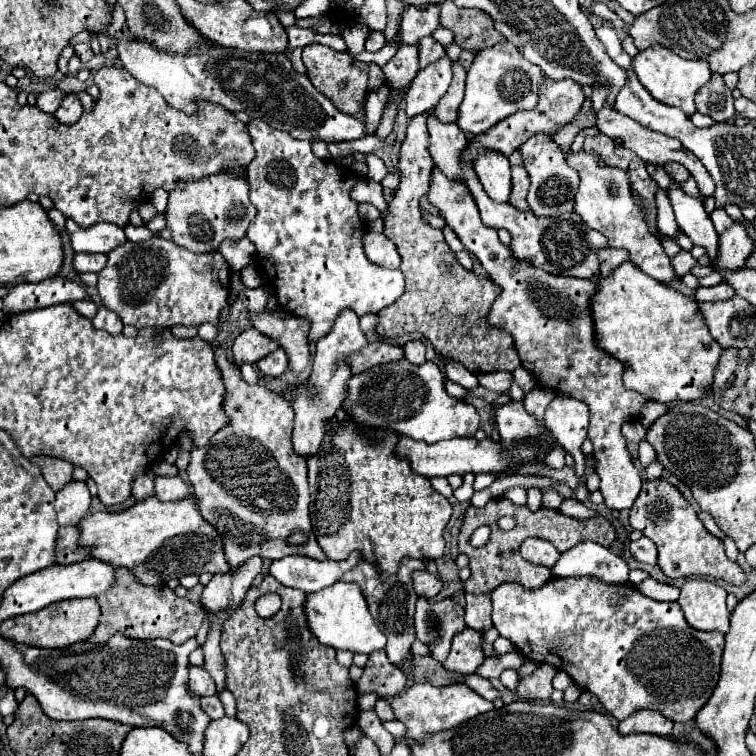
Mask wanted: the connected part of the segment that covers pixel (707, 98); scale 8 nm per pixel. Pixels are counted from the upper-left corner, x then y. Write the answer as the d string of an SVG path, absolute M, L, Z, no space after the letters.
M718 73L696 93L696 109L714 121L730 121L734 117L734 97Z

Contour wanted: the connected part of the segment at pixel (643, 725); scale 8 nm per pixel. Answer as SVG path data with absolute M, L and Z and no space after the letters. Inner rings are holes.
M636 711L628 719L624 719L618 725L618 731L622 735L632 735L632 733L652 733L660 737L668 737L672 733L672 721L660 715L660 711Z

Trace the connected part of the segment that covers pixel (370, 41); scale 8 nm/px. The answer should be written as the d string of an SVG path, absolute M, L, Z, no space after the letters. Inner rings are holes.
M370 31L365 42L365 50L369 52L376 52L380 50L386 40L381 31Z

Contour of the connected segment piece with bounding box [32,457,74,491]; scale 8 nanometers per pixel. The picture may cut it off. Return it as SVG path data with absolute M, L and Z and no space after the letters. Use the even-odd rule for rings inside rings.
M34 457L32 461L40 467L40 471L42 471L46 483L48 483L54 491L60 491L66 483L70 483L70 479L72 479L72 469L74 469L70 463L60 461L60 459L52 459L52 457Z

